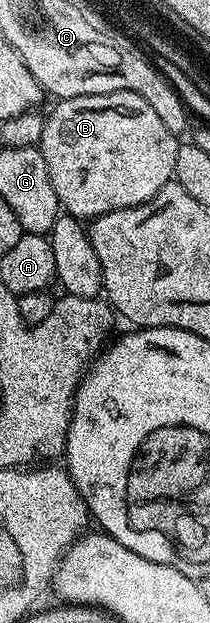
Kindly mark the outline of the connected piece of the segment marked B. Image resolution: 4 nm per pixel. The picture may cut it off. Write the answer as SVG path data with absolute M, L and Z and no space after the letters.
M88 94L55 105L44 119L40 151L65 215L90 222L96 216L140 206L174 179L179 137L160 122L140 94Z

